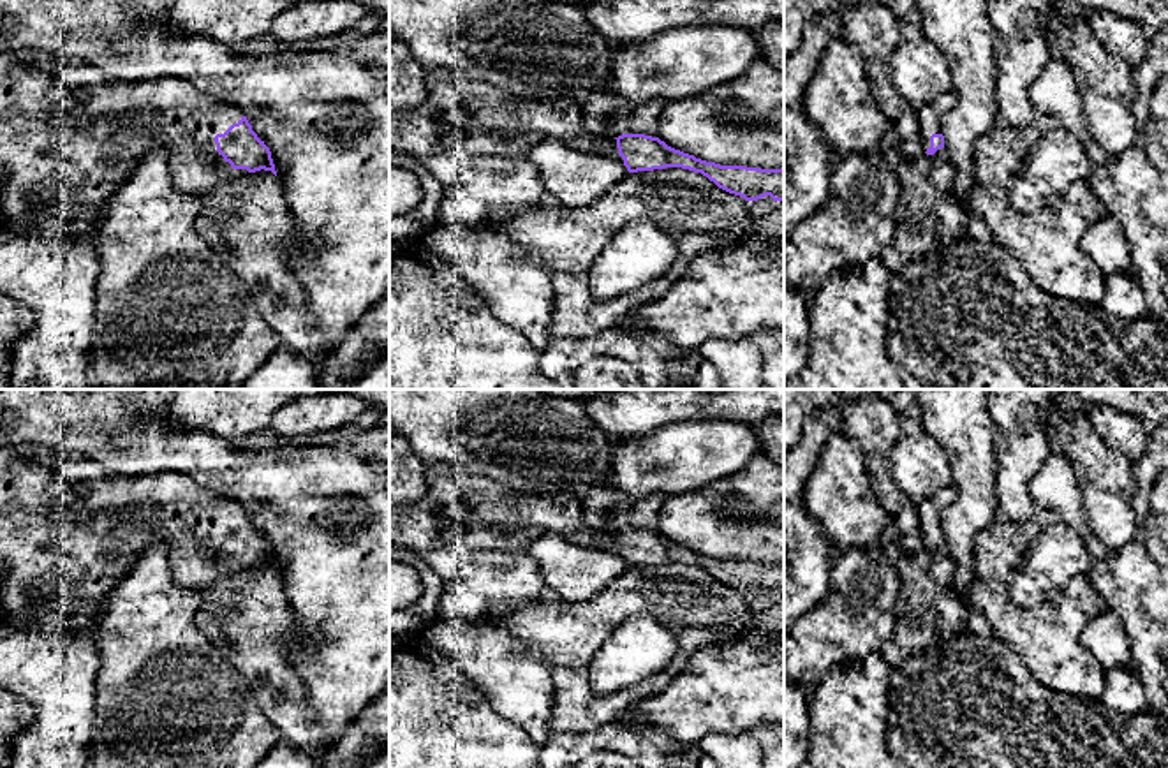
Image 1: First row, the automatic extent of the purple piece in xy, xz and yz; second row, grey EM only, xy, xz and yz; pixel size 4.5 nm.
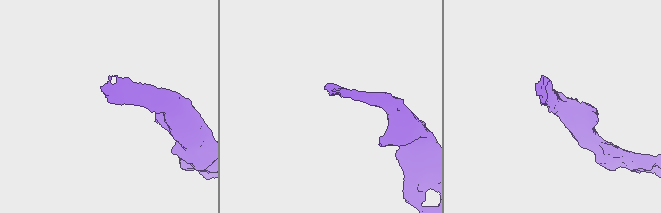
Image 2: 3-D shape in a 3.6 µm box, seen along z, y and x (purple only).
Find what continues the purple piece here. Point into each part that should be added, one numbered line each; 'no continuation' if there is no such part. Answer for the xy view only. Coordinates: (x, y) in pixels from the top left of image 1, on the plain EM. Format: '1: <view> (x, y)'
1: xy (53, 578)

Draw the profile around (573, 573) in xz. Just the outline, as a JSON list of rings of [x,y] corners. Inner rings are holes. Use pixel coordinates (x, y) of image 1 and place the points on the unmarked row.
[[[557,534],[536,539],[527,551],[539,565],[551,597],[587,601],[627,571],[627,562],[611,551],[567,543]]]

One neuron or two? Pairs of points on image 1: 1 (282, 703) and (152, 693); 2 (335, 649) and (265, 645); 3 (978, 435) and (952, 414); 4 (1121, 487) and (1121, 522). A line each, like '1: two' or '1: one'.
1: two
2: two
3: one
4: one

